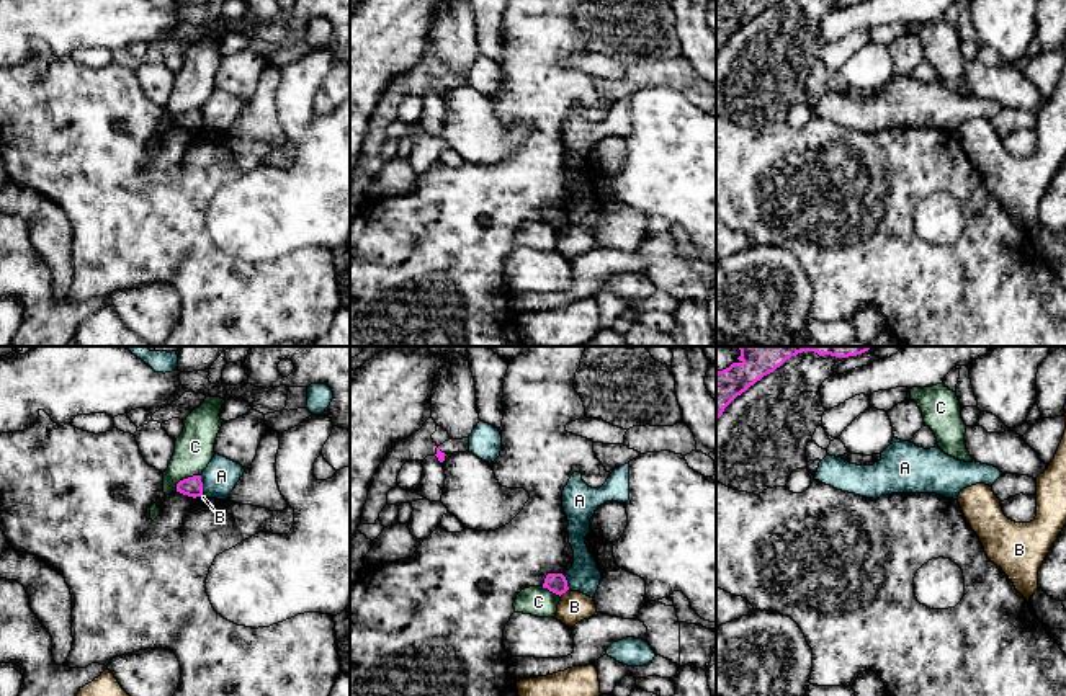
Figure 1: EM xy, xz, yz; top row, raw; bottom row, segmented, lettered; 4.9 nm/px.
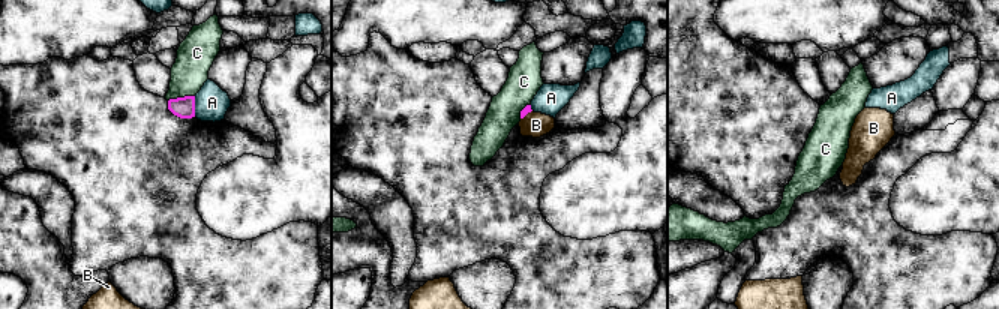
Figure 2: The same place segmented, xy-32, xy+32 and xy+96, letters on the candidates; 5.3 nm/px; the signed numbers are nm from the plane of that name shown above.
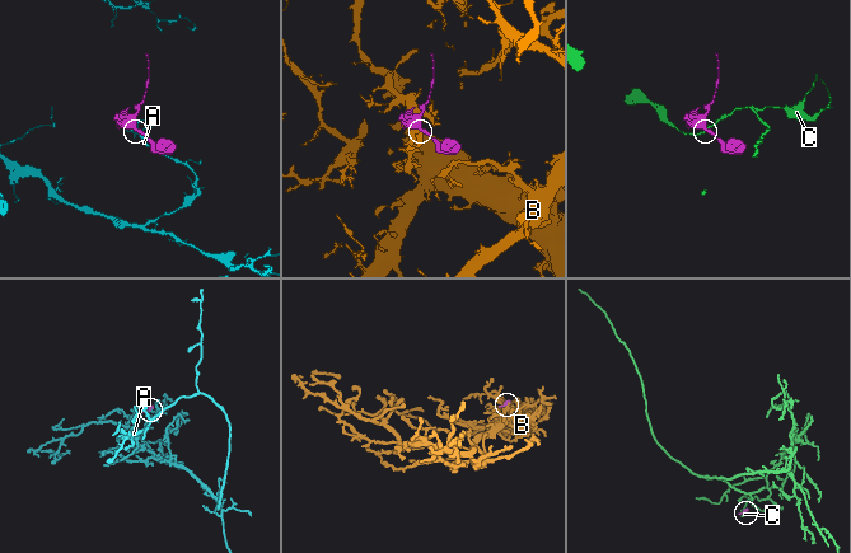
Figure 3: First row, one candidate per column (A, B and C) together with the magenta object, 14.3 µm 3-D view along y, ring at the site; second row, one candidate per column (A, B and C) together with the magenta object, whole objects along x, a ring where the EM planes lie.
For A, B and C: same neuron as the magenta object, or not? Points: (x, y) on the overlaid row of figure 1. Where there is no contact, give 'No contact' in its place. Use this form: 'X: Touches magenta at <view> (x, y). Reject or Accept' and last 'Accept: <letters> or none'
A: Touches magenta at xy (201, 486). Reject
B: Touches magenta at xz (563, 592). Reject
C: Touches magenta at xy (185, 479). Reject
Accept: none

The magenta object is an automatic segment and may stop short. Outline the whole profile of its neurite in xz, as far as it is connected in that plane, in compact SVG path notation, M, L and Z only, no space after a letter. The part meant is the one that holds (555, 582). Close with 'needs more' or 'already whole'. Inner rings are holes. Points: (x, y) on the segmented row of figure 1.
M548 573L543 588L548 588L559 596L569 590L567 580L562 573Z | already whole

